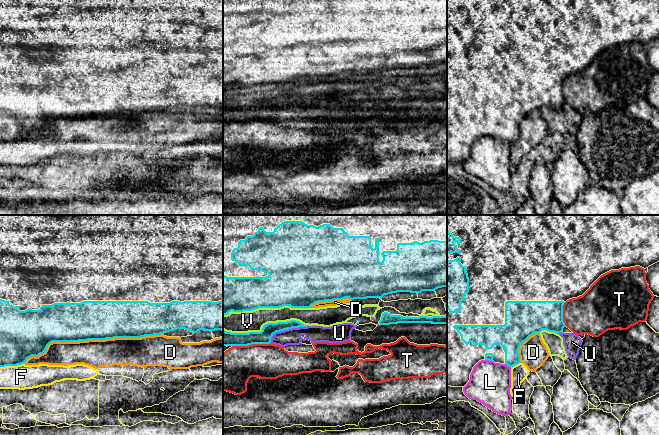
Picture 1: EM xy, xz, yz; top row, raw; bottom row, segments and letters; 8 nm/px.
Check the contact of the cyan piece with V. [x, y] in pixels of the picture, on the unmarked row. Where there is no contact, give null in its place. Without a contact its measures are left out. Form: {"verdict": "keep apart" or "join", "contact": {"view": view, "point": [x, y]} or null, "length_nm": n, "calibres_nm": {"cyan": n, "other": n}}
{"verdict": "keep apart", "contact": {"view": "xz", "point": [266, 100]}, "length_nm": 700, "calibres_nm": {"cyan": 110, "other": 180}}

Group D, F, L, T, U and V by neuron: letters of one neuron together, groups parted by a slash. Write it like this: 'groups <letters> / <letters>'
groups D F / L / T / U V

